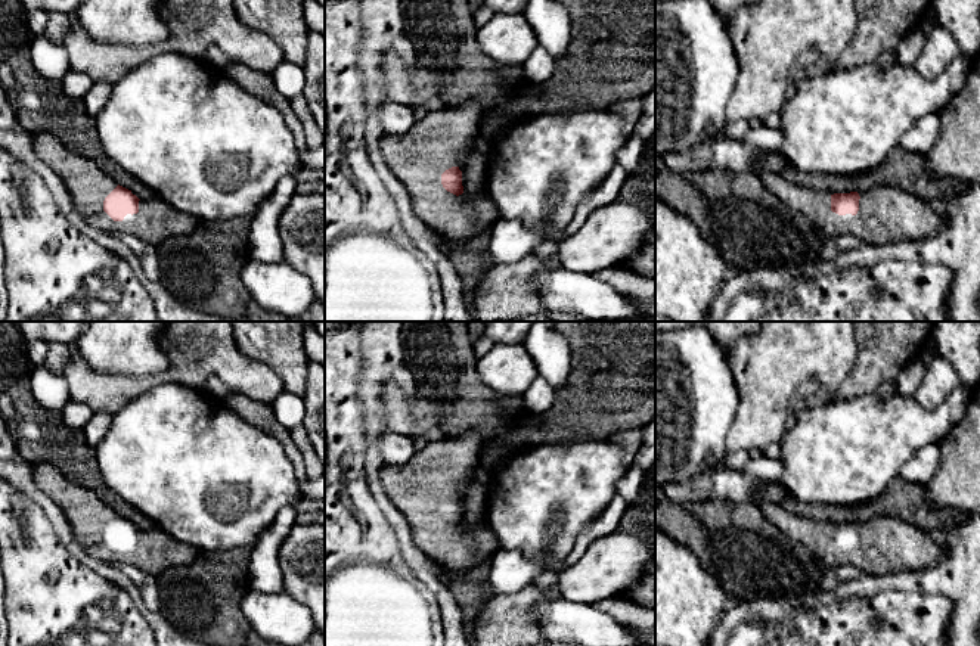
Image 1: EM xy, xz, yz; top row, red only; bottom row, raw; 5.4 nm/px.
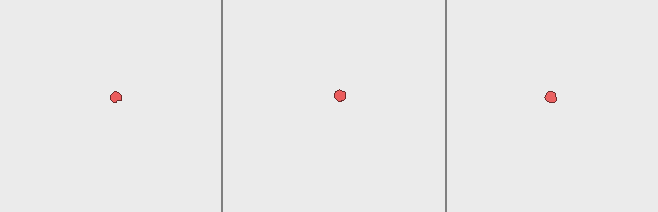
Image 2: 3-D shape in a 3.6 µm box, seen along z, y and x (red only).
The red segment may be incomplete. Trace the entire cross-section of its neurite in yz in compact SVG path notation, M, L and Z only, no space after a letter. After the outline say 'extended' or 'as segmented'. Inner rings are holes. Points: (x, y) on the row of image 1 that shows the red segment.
M759 164L754 174L772 195L800 211L829 237L849 235L869 245L886 245L930 237L945 227L937 205L894 186L829 195L766 173Z; extended

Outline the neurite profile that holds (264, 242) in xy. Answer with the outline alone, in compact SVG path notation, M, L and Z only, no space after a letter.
M294 176L279 180L272 195L249 218L246 235L249 258L260 263L283 263L283 243L279 235L279 218L297 193L298 183Z

